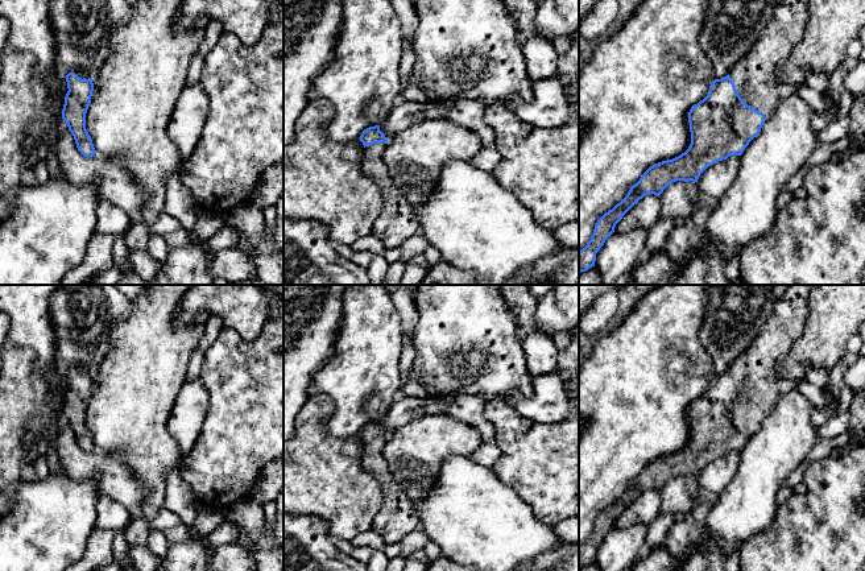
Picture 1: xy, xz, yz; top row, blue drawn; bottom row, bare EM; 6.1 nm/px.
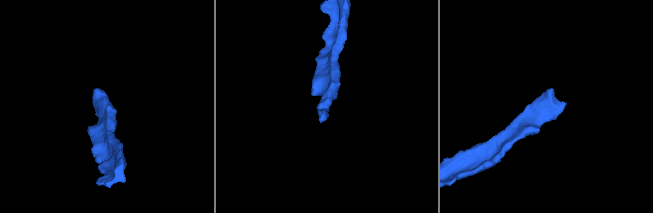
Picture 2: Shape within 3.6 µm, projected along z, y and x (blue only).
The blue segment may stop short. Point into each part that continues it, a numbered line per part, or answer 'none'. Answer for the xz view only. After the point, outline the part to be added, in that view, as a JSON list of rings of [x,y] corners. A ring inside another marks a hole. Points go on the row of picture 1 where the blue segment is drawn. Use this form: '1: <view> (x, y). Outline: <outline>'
1: xz (396, 223). Outline: [[[385,142],[364,148],[363,170],[378,186],[382,198],[381,212],[373,225],[373,235],[386,249],[401,247],[411,236],[422,235],[413,206],[393,183],[384,161]]]

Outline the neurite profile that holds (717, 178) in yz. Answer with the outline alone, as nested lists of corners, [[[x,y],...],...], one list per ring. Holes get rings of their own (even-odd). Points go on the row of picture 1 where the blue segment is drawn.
[[[733,156],[708,166],[699,177],[700,190],[716,199],[732,186],[738,174],[740,162],[733,161]]]

